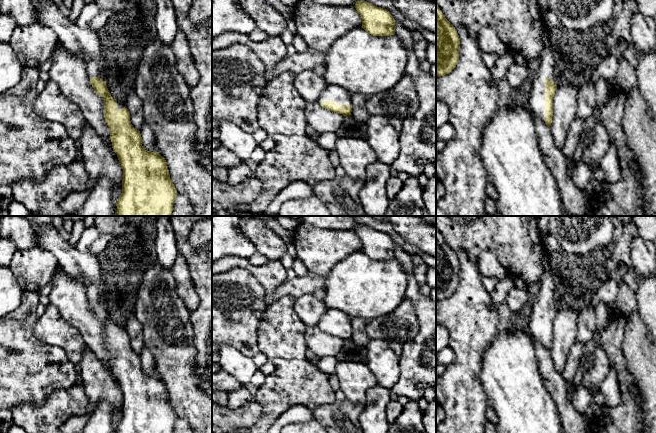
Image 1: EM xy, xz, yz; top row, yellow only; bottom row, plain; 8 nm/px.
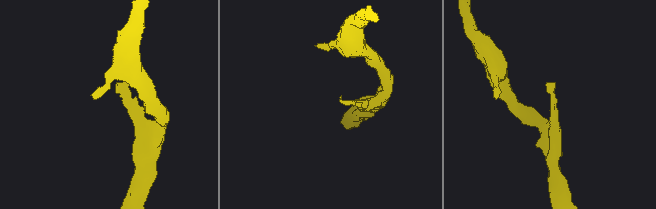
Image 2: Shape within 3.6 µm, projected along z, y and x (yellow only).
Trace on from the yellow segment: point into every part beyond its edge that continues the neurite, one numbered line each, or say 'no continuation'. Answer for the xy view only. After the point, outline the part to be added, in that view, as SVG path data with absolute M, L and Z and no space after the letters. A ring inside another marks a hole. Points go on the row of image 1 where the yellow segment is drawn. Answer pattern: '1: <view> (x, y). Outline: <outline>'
1: xy (85, 43). Outline: M30 1L38 21L51 28L62 46L84 62L88 76L105 81L105 60L99 33L90 28L79 28L63 15L54 1Z

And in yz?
1: yz (536, 103). Outline: M547 29L543 33L543 48L538 59L539 67L534 72L531 81L531 92L527 108L535 117L545 123L545 78L548 77L551 81L555 81L555 59Z

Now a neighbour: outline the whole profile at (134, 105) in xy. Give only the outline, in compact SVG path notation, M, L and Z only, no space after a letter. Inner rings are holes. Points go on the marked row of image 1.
M131 90L128 94L125 106L129 111L131 124L140 131L144 124L143 104L135 90Z

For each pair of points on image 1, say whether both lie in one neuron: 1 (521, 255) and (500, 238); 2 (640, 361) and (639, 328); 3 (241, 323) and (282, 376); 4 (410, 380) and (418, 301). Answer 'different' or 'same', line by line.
1: same
2: same
3: different
4: same

